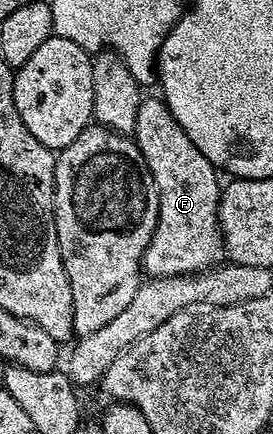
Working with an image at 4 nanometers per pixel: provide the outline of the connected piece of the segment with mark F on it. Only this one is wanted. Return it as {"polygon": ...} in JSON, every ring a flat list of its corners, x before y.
{"polygon":[[162,97,140,101,133,137,145,156,159,201,157,226,143,253,143,270,150,277,164,278,198,274,220,265,225,258,223,233,219,231,220,171,197,152,197,144,185,136,185,128,177,124]]}

